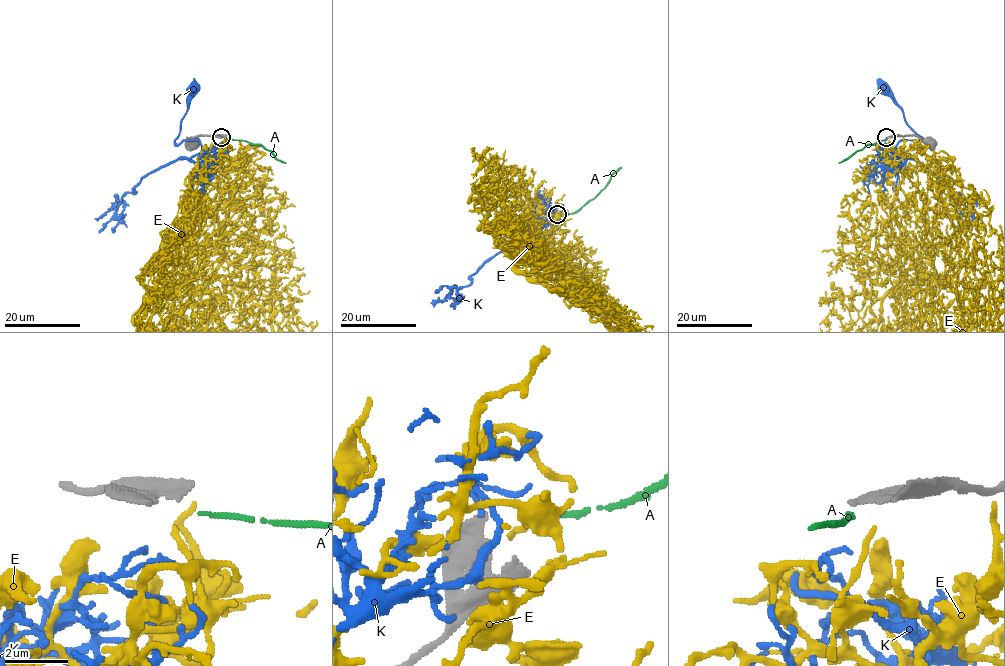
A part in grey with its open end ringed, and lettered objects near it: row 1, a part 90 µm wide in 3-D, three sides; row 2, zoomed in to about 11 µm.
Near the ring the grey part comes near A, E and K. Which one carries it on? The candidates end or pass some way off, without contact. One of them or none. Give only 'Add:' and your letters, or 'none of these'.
Add: A

